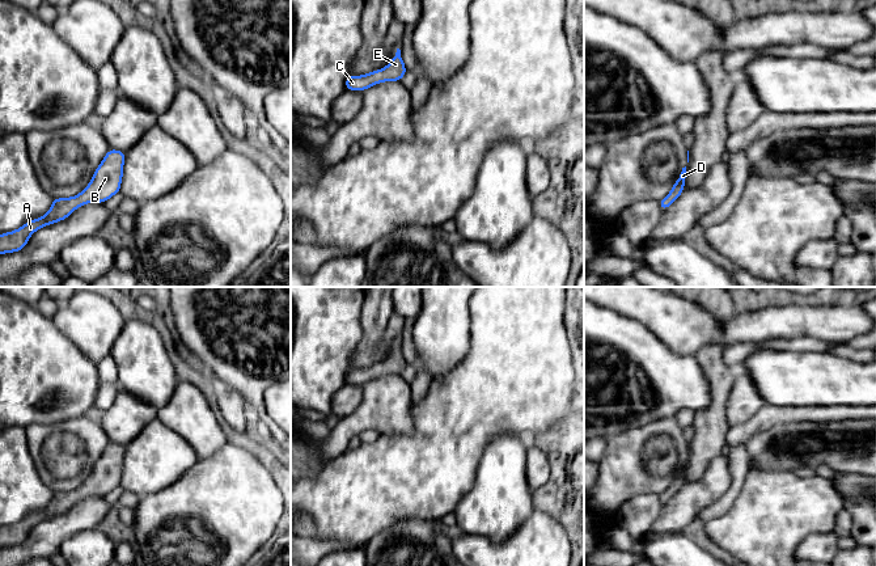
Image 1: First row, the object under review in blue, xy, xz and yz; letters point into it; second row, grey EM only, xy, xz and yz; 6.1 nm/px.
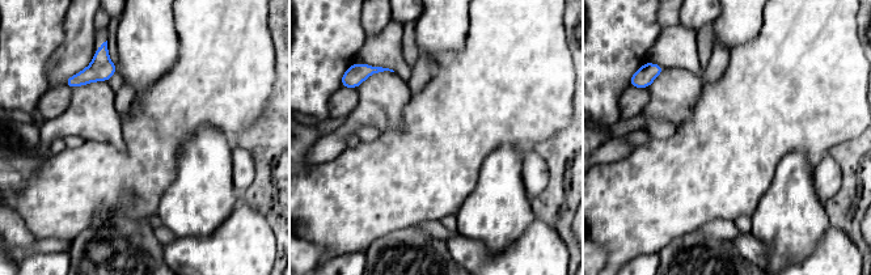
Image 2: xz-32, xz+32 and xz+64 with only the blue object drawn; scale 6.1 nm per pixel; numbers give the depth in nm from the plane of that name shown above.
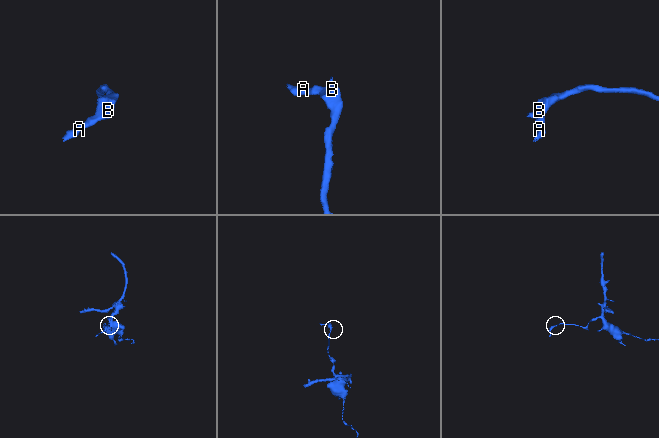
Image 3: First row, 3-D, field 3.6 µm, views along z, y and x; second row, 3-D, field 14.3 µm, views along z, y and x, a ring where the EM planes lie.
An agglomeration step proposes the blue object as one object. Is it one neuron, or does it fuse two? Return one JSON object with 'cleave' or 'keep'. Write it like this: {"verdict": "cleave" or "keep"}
{"verdict": "keep"}

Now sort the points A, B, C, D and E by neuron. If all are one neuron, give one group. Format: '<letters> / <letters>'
A B C D E

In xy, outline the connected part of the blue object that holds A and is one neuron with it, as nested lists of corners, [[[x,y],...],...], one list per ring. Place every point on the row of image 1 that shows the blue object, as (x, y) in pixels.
[[[110,148],[97,166],[89,185],[72,198],[54,198],[47,214],[25,223],[21,228],[0,235],[0,254],[22,250],[30,236],[50,224],[62,221],[86,203],[105,203],[120,191],[126,152]]]

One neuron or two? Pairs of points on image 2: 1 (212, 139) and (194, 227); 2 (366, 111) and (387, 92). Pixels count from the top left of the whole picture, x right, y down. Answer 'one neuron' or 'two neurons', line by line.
1: one neuron
2: one neuron

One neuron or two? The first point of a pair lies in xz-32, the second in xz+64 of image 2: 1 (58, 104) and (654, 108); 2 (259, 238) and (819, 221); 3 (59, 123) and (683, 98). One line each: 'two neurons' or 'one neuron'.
1: two neurons
2: two neurons
3: one neuron

